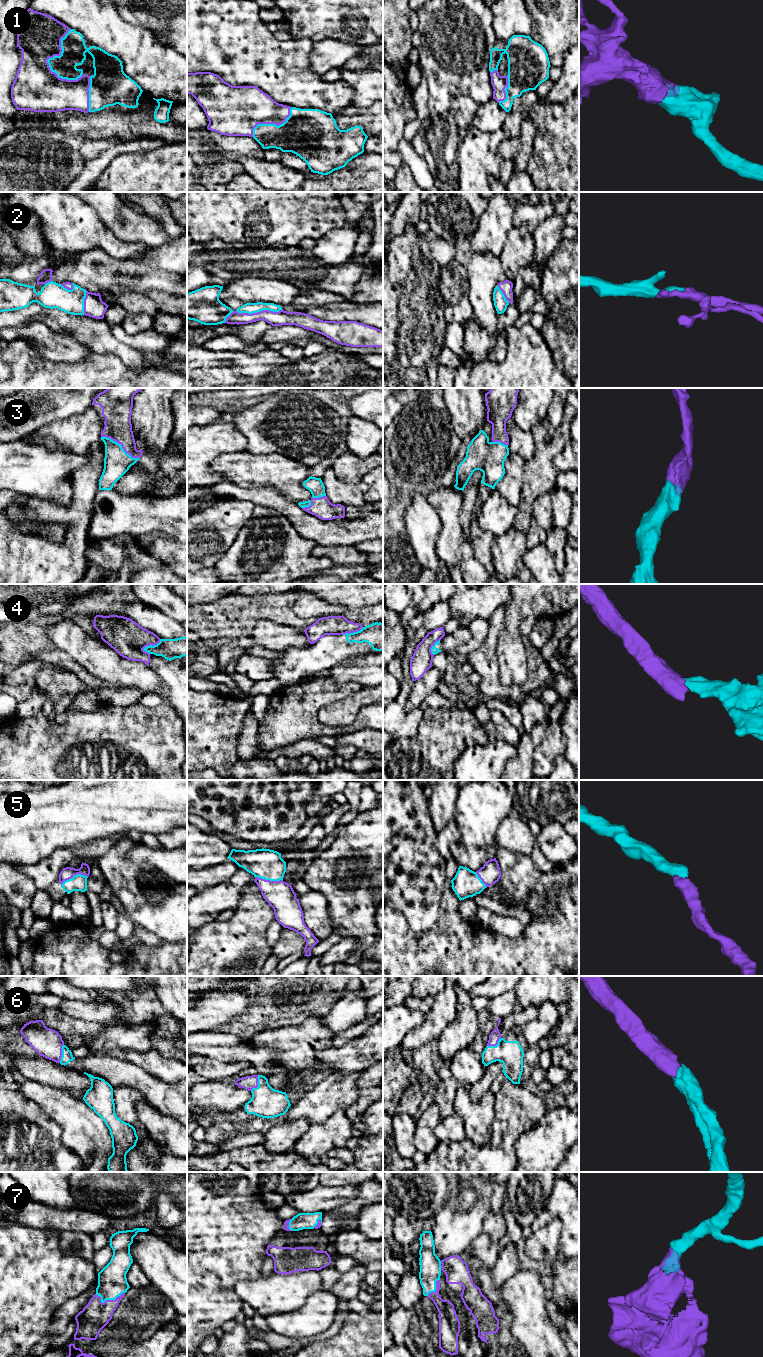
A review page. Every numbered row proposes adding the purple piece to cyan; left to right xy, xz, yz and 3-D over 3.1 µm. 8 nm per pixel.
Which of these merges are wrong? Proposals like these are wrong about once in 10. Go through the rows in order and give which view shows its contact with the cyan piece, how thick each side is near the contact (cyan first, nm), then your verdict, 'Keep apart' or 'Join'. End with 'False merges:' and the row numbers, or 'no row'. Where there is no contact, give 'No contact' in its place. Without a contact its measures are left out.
1: Touches cyan in xy. Thickness 190 nm (cyan) against 360 nm. Join
2: Touches cyan in xz. Thickness 90 nm (cyan) against 120 nm. Join
3: Touches cyan in xy. Thickness 220 nm (cyan) against 220 nm. Join
4: Touches cyan in xy. Thickness 160 nm (cyan) against 280 nm. Keep apart
5: Touches cyan in xy. Thickness 130 nm (cyan) against 100 nm. Join
6: Touches cyan in xz. Thickness 260 nm (cyan) against 110 nm. Join
7: Touches cyan in xy. Thickness 240 nm (cyan) against 220 nm. Join
False merges: 4

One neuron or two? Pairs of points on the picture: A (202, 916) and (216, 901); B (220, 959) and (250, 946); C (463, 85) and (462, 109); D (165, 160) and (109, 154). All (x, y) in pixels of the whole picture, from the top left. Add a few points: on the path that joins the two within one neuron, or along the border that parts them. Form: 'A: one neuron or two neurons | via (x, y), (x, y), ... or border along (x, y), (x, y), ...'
A: one neuron | via (205, 912), (212, 905)
B: one neuron | via (227, 957), (240, 946), (243, 946)
C: two neurons | border along (478, 105), (469, 96), (456, 95), (449, 112)
D: two neurons | border along (141, 151), (124, 152), (117, 155), (102, 172)

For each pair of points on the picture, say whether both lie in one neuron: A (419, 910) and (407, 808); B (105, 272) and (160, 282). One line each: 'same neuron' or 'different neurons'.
A: same neuron
B: same neuron

